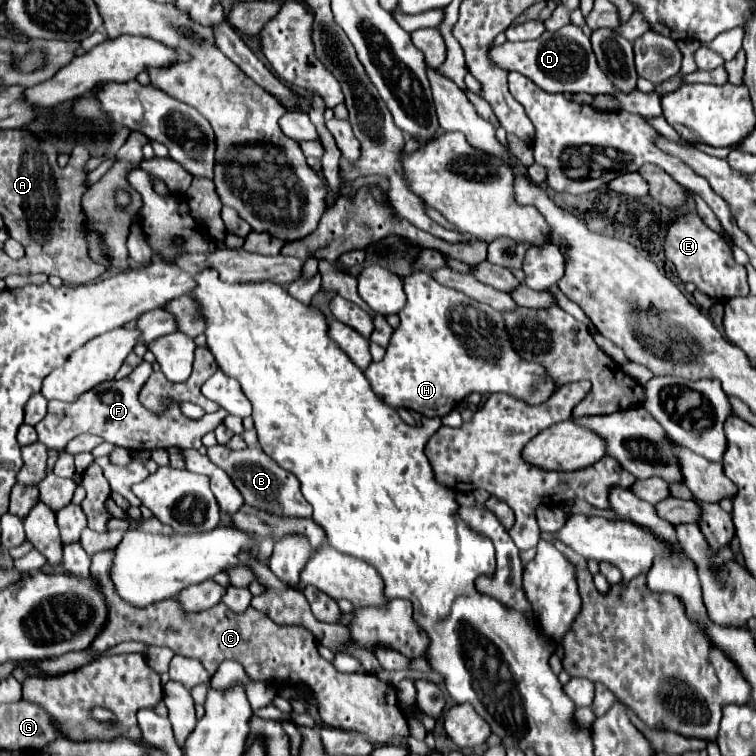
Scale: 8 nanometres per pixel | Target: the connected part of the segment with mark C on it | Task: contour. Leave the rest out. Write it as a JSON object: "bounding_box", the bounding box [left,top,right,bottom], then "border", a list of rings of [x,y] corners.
{"bounding_box":[90,549,410,745],"border":[[[114,549],[106,553],[96,553],[92,557],[90,573],[100,581],[110,615],[104,631],[96,637],[90,649],[96,649],[100,653],[122,641],[164,645],[170,647],[176,655],[198,659],[210,671],[210,675],[216,673],[218,665],[224,659],[232,659],[244,667],[250,681],[276,683],[288,687],[308,687],[314,693],[320,719],[330,727],[358,731],[378,745],[394,743],[410,735],[410,727],[406,715],[398,707],[394,687],[382,683],[374,675],[346,675],[336,671],[330,665],[330,661],[320,657],[314,643],[314,635],[308,629],[300,625],[276,625],[274,621],[270,621],[270,617],[252,607],[244,613],[232,613],[224,603],[196,615],[182,613],[182,607],[176,599],[166,599],[144,609],[138,609],[122,601],[118,593],[114,593],[114,583],[110,581],[112,559]]]}

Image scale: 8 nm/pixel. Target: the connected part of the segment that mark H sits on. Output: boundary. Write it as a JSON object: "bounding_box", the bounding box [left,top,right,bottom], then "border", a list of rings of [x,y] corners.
{"bounding_box":[364,273,556,417],"border":[[[428,273],[404,277],[404,293],[408,301],[398,313],[400,327],[394,331],[384,359],[380,363],[370,363],[370,367],[364,371],[374,393],[378,393],[386,405],[406,407],[424,417],[444,417],[470,393],[508,393],[526,401],[528,405],[540,405],[556,391],[556,383],[548,377],[542,365],[518,357],[510,335],[506,333],[506,323],[502,323],[502,313],[470,299],[456,289],[440,285]]]}

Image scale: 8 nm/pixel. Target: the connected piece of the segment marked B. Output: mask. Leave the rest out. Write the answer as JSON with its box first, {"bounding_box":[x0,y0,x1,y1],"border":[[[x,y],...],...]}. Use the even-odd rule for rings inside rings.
{"bounding_box":[208,445,312,517],"border":[[[214,445],[208,449],[208,457],[214,465],[222,467],[232,477],[234,485],[240,489],[240,493],[244,495],[244,501],[248,505],[262,507],[262,509],[272,511],[276,515],[296,515],[296,517],[310,517],[312,515],[310,503],[302,497],[298,479],[290,471],[282,469],[276,461],[266,457],[266,453],[262,453],[262,449],[246,447],[242,451],[230,451],[222,445]]]}

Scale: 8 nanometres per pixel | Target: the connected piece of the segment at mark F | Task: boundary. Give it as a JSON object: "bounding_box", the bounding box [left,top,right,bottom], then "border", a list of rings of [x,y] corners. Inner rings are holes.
{"bounding_box":[36,361,228,451],"border":[[[142,361],[128,377],[120,381],[104,381],[102,385],[96,385],[94,389],[82,393],[78,401],[62,403],[62,401],[48,401],[48,415],[36,425],[38,441],[42,441],[48,449],[64,451],[68,441],[72,441],[80,433],[92,433],[100,435],[104,441],[126,447],[126,449],[138,449],[138,451],[154,451],[154,449],[200,449],[202,447],[202,435],[208,431],[214,431],[218,423],[224,421],[228,415],[226,409],[218,409],[216,413],[204,415],[198,421],[192,421],[180,413],[180,409],[168,409],[160,415],[154,415],[146,411],[140,401],[138,393],[146,379],[152,373],[152,365],[148,361]]]}

